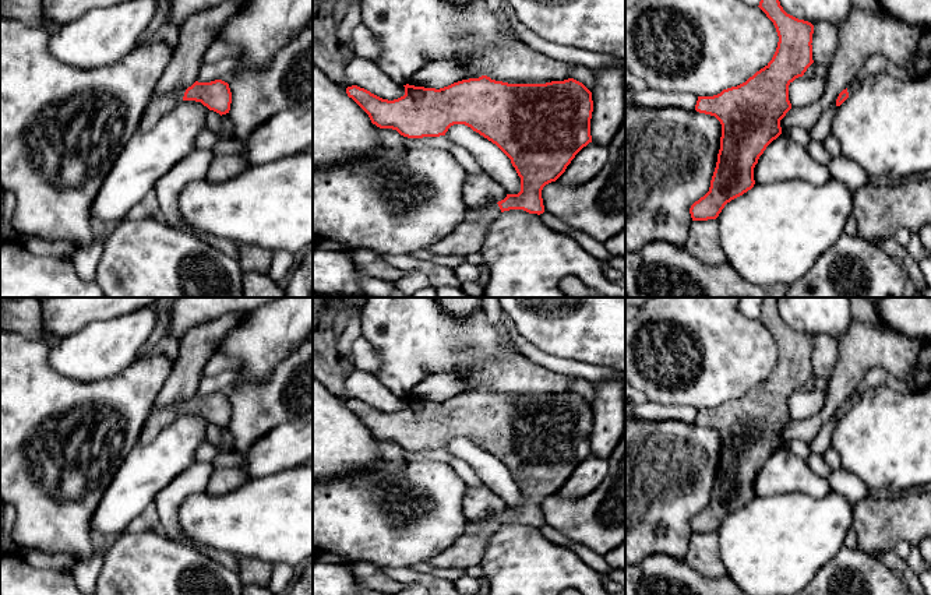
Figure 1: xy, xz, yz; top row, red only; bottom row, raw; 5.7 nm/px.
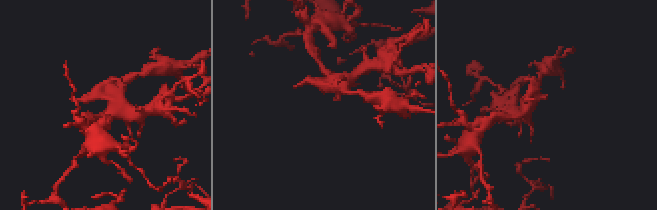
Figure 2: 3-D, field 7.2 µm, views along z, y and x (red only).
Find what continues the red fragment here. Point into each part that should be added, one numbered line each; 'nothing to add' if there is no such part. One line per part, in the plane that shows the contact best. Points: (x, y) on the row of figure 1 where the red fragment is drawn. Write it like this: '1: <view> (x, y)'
1: xy (158, 106)

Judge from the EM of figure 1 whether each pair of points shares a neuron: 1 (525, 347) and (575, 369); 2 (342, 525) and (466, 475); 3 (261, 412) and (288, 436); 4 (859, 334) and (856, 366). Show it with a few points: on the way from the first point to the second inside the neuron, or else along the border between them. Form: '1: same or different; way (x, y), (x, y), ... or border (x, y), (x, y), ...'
1: same; way (538, 356), (563, 366)
2: different; border (432, 461), (445, 463), (466, 485)
3: different; border (298, 419), (274, 426), (250, 444)
4: same; way (859, 342), (856, 358)

